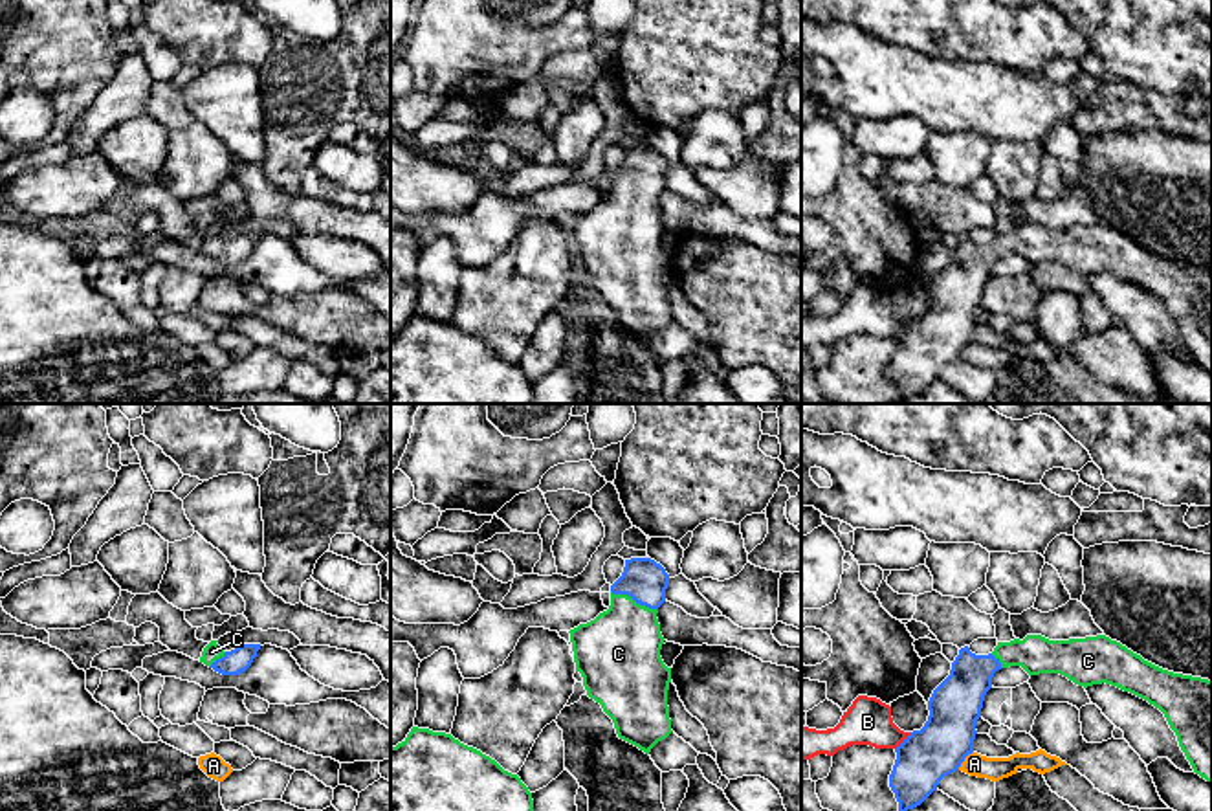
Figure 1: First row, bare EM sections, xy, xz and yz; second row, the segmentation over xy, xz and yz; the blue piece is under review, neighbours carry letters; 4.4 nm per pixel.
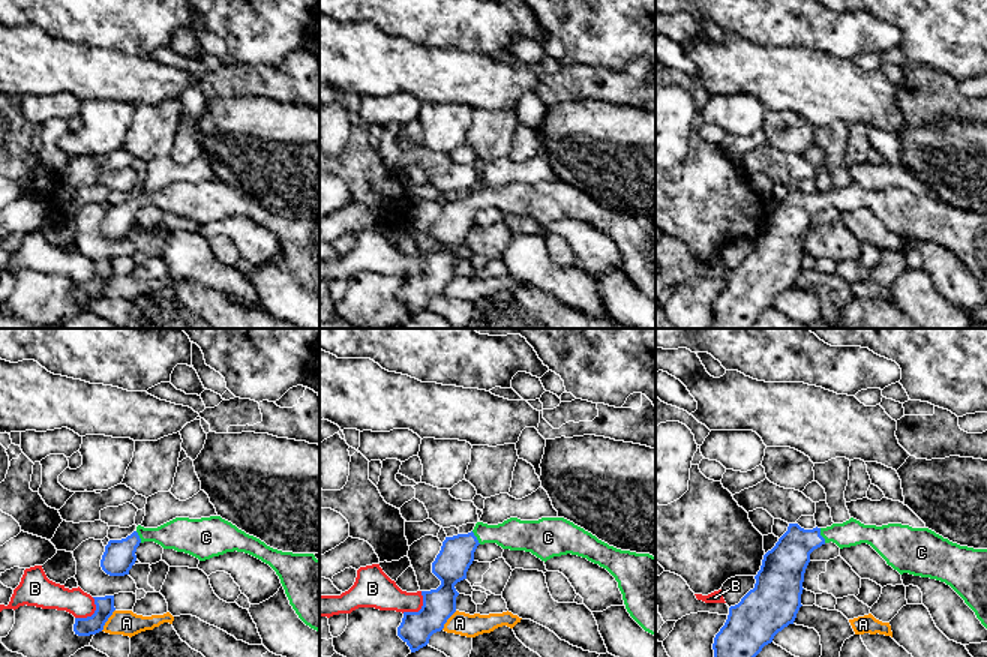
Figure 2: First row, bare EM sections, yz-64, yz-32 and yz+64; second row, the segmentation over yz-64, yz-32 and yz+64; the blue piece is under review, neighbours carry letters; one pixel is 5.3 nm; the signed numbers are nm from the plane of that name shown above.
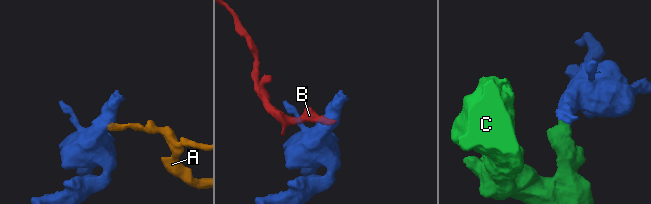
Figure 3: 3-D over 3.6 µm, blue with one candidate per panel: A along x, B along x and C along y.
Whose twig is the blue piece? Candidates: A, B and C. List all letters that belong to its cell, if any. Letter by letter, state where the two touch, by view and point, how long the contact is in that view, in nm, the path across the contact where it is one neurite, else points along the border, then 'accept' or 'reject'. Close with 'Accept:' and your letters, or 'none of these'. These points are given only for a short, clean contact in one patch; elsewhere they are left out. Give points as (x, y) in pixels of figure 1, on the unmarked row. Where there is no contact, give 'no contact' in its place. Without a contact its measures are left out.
A: yz (963, 349) | 110 nm | along yz (972, 340), (958, 358) | reject
B: yz (903, 331) | 110 nm | along yz (912, 322), (895, 338) | reject
C: xz (635, 189) | 220 nm | across xz (644, 169), (635, 189), (618, 243) | accept
Accept: C

